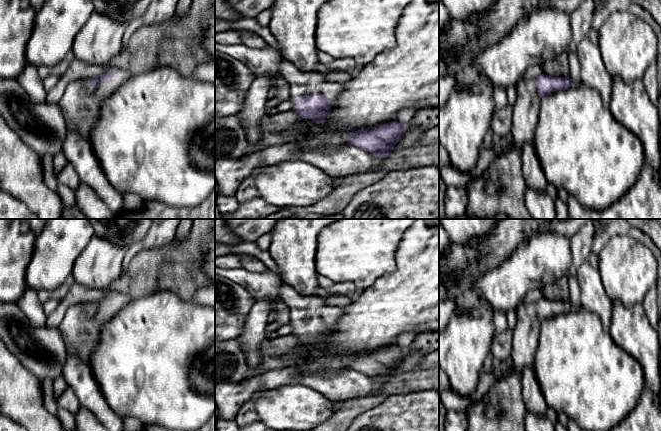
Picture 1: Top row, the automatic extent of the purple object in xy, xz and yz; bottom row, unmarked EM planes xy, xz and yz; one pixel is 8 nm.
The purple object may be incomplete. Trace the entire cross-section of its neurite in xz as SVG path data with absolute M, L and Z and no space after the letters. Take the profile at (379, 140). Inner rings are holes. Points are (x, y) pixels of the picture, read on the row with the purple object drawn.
M396 120L357 130L348 138L348 143L369 152L373 157L386 158L404 133L405 126Z

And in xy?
M113 72L69 83L58 103L66 123L88 139L101 104L117 88L118 83L119 76Z

